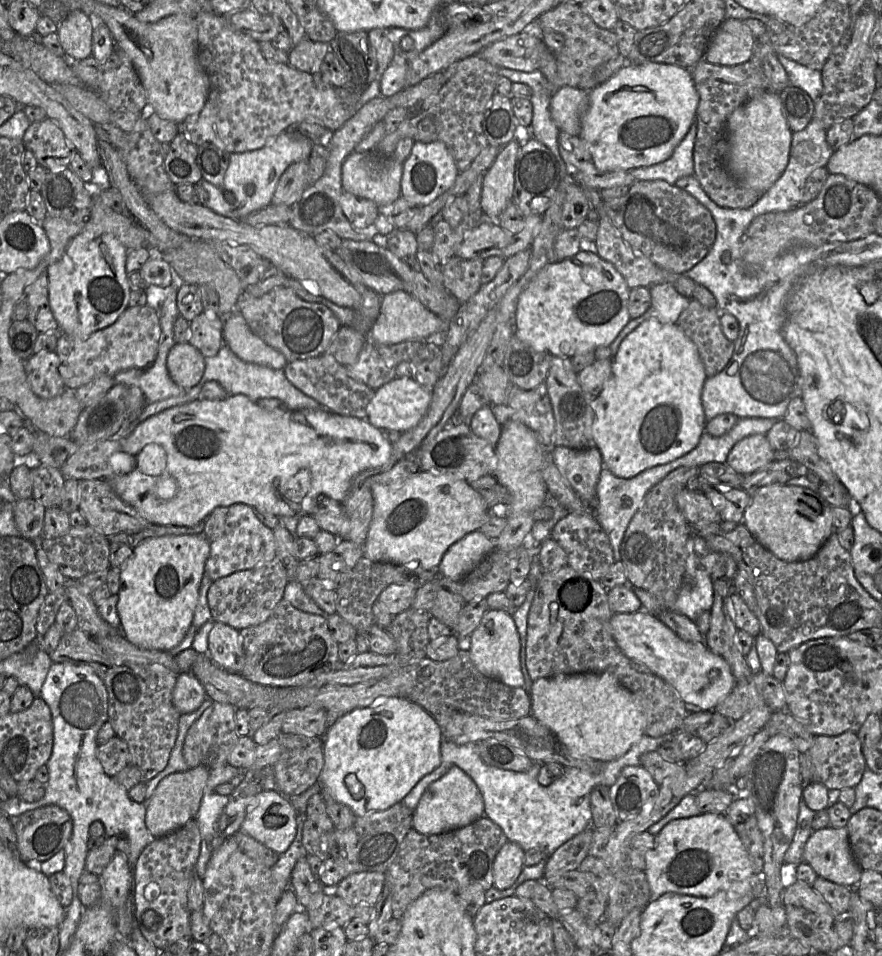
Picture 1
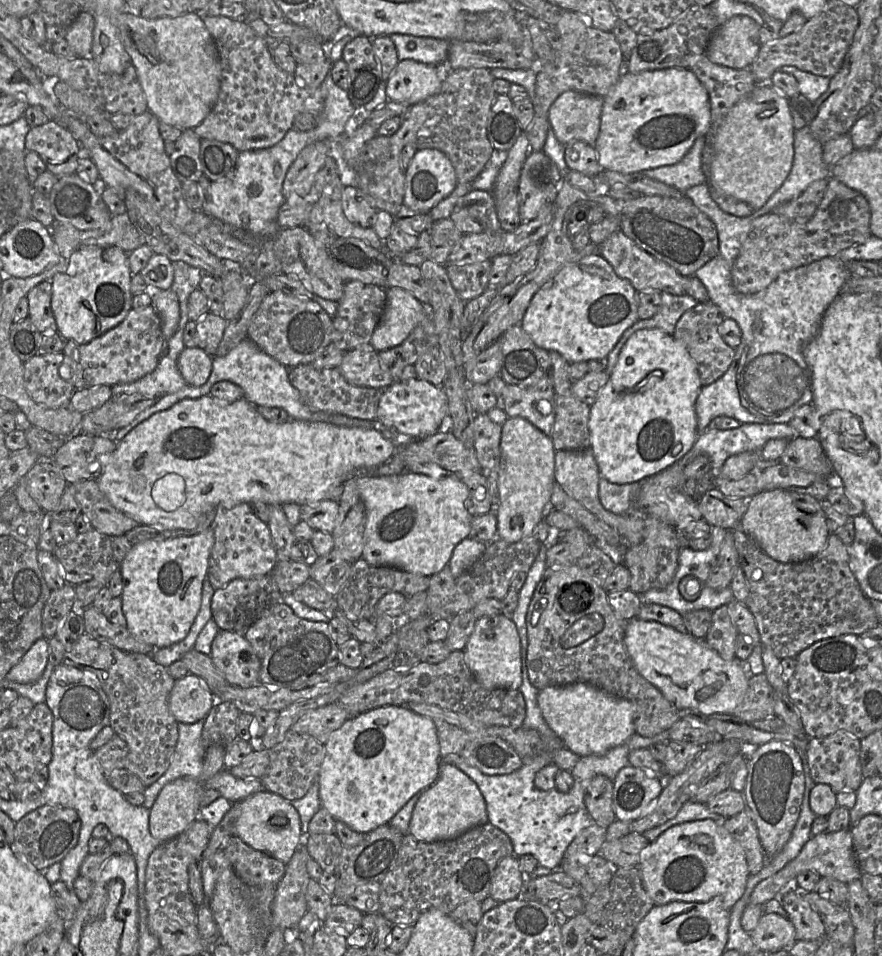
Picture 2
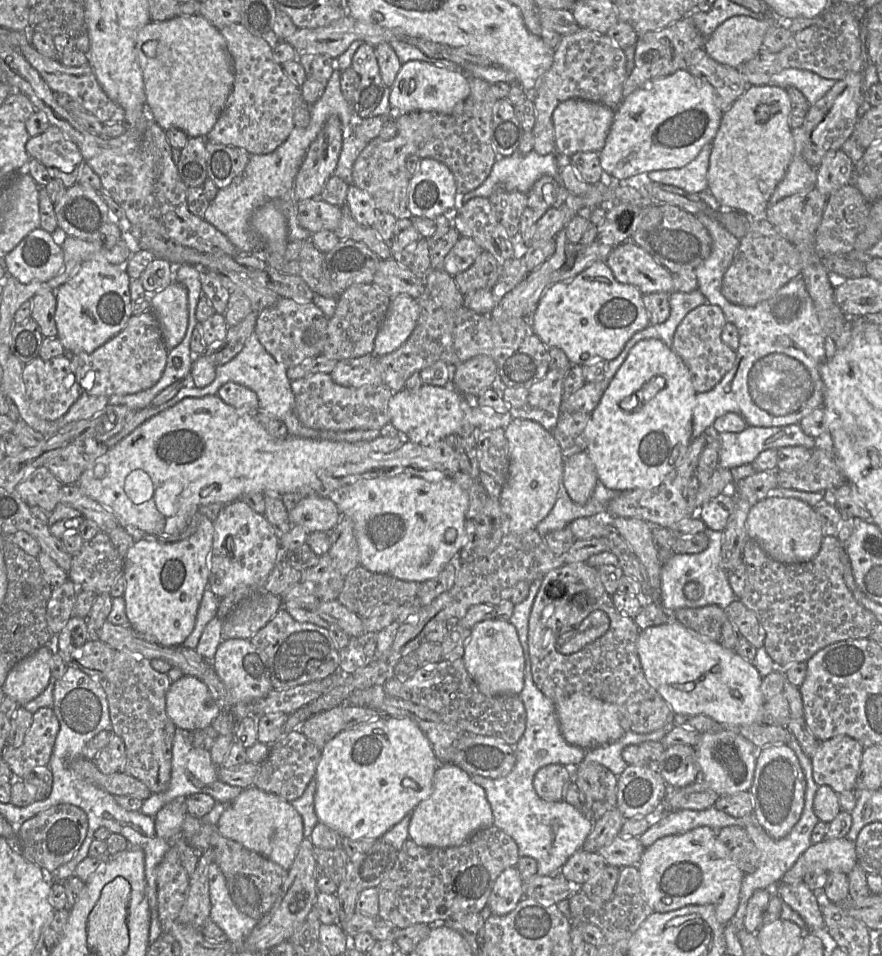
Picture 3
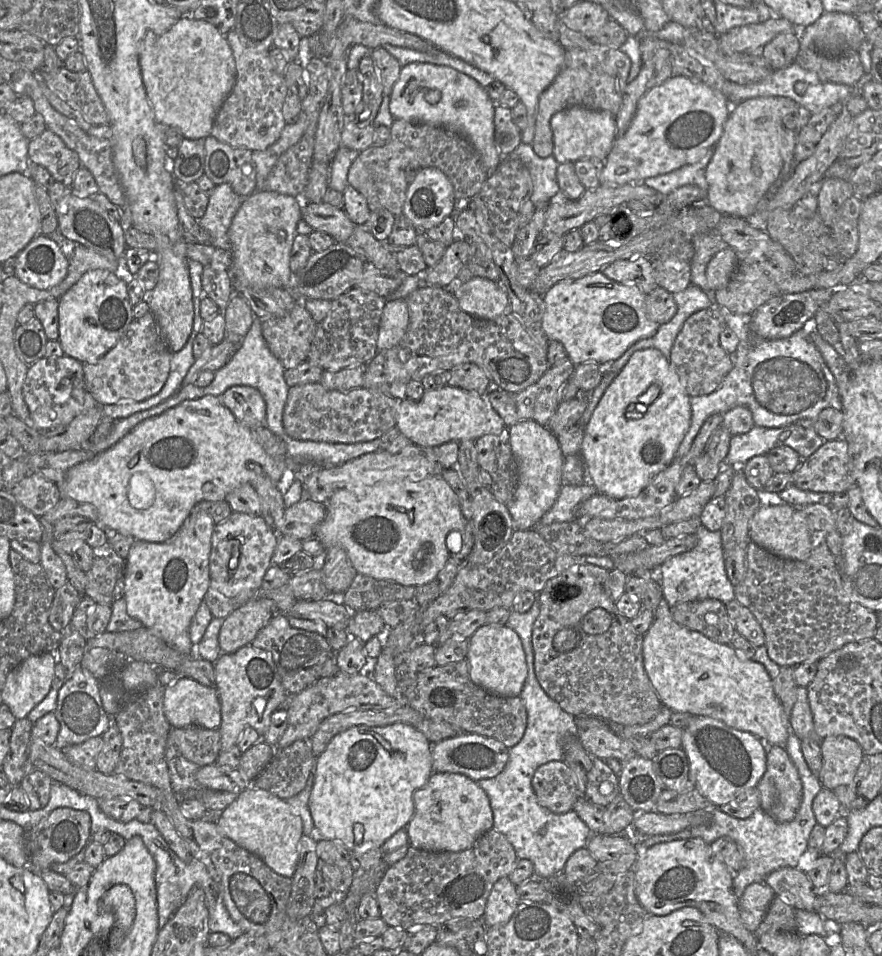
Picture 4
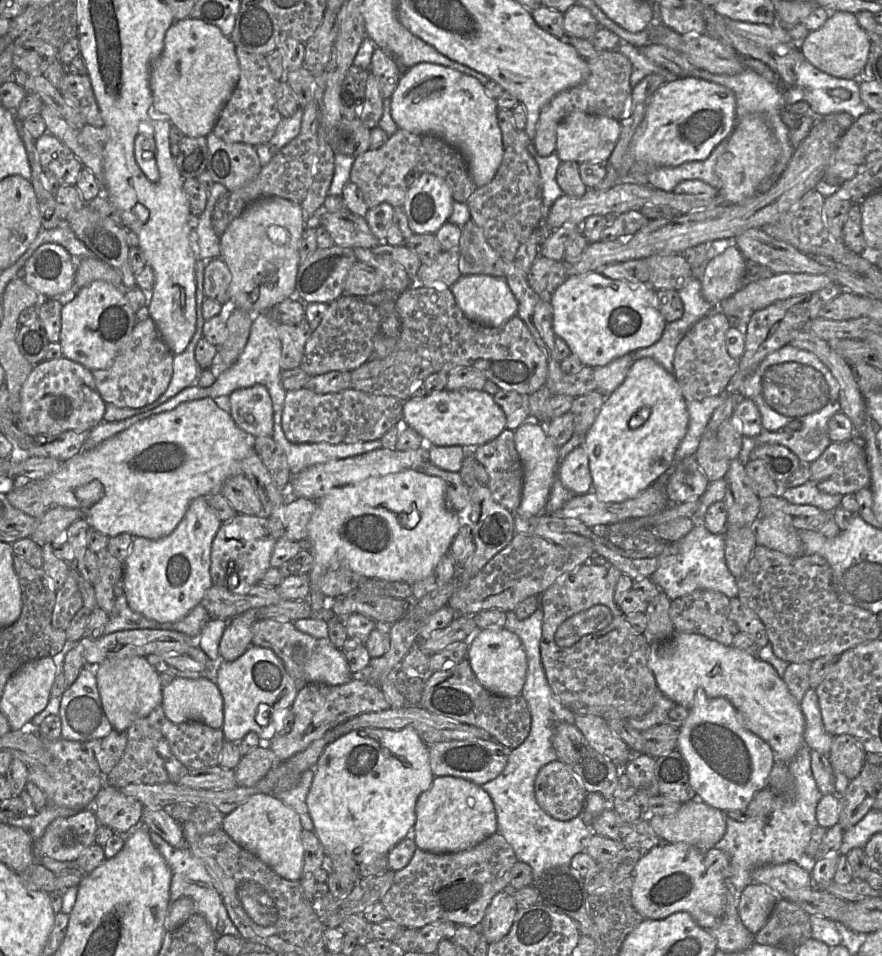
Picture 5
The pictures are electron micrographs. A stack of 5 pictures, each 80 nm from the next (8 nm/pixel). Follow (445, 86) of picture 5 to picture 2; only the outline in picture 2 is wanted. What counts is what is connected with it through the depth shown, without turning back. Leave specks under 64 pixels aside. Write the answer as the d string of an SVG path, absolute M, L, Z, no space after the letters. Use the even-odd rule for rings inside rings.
M414 60L399 61L387 81L387 97L410 106L418 104L439 93L447 72L441 66Z

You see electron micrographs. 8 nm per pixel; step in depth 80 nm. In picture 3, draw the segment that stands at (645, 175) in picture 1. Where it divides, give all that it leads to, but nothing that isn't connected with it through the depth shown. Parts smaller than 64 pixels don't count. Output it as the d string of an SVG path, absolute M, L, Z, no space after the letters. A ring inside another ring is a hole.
M712 144L703 146L697 157L682 168L659 170L646 173L655 183L671 185L687 194L700 194L708 189L707 173Z

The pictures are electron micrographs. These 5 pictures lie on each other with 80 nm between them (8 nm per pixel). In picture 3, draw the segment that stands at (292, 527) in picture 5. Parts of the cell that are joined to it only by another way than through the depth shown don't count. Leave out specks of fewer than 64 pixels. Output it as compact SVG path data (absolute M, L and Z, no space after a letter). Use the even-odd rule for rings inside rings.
M307 496L288 512L288 517L291 527L300 525L308 533L330 533L339 521L340 512L334 496Z

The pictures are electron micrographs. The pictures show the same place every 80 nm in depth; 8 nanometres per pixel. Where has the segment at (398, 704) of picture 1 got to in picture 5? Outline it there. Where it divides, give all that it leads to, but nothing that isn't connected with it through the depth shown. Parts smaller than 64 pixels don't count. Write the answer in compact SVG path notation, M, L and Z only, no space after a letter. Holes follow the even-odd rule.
M411 728L358 729L329 744L315 766L315 775L306 797L313 831L325 854L351 853L357 864L370 863L381 854L387 855L409 832L412 833L418 797L431 787L434 777L430 767L429 746Z

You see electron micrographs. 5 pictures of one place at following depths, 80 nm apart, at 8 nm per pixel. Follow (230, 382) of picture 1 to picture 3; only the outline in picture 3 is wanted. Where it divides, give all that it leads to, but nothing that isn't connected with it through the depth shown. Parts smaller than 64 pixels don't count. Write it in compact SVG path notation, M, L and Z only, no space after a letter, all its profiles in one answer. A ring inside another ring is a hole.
M255 332L251 333L245 341L243 349L232 360L215 368L215 379L211 384L205 386L199 391L196 391L197 387L193 387L193 392L190 393L197 393L200 395L185 395L177 401L177 403L188 397L202 398L207 395L216 395L219 388L227 382L238 383L253 390L258 396L259 409L282 421L286 425L289 436L308 439L345 441L349 443L371 441L380 436L380 431L378 430L355 430L346 432L318 431L303 426L294 412L294 395L291 390L291 381L287 377L287 368L283 364L278 363L266 351Z

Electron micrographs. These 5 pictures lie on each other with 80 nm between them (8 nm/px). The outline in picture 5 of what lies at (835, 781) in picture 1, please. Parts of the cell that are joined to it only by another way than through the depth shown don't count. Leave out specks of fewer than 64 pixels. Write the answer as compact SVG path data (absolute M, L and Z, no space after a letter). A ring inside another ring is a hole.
M843 734L833 737L828 760L833 770L852 780L865 764L866 752L855 737Z

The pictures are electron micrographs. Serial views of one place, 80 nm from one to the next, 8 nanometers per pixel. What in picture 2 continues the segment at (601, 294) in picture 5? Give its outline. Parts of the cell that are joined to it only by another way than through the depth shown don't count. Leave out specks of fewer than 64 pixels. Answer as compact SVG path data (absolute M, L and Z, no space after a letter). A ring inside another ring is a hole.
M596 253L561 268L533 296L520 325L538 347L557 351L569 363L588 362L608 357L624 331L639 320L637 308L637 291L627 279L618 277L605 258Z

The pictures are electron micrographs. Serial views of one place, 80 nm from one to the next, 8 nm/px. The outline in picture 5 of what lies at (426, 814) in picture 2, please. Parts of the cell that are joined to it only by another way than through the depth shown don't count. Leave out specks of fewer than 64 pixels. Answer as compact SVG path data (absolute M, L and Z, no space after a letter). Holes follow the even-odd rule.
M452 776L434 777L431 787L424 791L416 803L416 821L410 838L418 849L434 854L452 854L463 852L478 845L486 838L497 833L497 817L490 796L478 785L463 778Z

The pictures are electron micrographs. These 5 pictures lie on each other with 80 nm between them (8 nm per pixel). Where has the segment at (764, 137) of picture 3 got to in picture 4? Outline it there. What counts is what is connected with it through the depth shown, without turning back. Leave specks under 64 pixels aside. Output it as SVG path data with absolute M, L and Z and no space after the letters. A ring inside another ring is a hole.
M769 96L747 99L732 109L706 169L707 202L711 207L746 219L754 215L781 171L783 119L798 107L790 98Z

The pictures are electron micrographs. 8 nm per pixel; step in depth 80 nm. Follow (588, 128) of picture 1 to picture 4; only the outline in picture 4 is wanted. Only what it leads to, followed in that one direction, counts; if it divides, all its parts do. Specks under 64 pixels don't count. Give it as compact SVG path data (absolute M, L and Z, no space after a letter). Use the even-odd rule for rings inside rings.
M671 76L662 84L650 89L639 100L629 128L623 135L616 137L604 161L600 184L620 186L644 183L647 178L670 173L683 166L698 162L706 150L718 142L731 111L731 104L722 92L685 76Z

